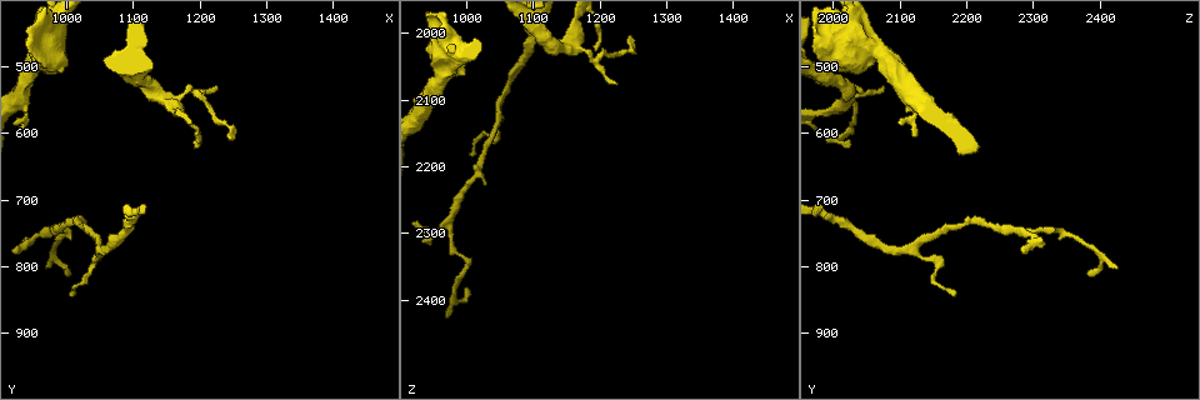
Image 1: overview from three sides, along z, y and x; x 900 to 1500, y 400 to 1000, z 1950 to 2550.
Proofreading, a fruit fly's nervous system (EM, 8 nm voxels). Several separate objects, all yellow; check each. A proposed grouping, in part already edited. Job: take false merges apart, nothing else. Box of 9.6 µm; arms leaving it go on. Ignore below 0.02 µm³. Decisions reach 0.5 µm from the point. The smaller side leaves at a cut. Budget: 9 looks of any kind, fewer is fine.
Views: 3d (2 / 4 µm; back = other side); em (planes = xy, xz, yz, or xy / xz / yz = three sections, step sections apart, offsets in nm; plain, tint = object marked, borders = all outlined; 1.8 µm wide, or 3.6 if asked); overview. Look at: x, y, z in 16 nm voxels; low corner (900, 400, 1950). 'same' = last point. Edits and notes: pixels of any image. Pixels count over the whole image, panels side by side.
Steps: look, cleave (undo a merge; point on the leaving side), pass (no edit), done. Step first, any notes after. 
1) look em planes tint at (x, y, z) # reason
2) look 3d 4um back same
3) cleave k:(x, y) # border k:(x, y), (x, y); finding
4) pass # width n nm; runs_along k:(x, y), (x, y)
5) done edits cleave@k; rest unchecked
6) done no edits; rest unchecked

look em 3.6um yz step 8 tint at (970, 470, 2050) # sudden change in width

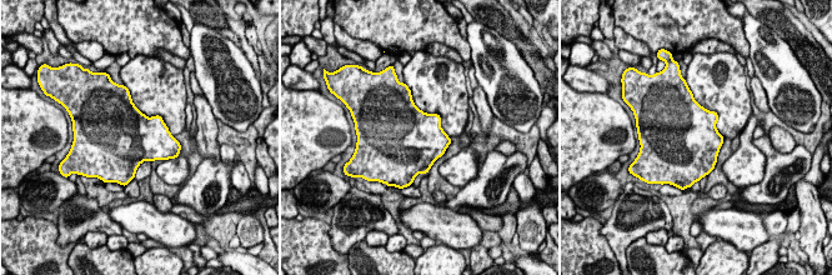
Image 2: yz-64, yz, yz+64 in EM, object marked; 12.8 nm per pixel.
pass # width 700 nm; all the same cell

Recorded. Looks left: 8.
look em xz step 16 tint at (1000, 750, 2340)

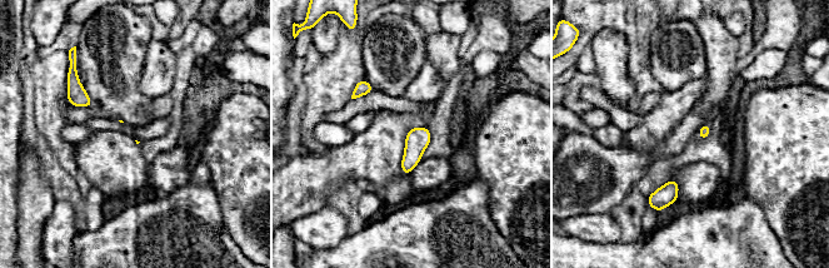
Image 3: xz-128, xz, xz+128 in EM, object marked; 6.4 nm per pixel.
look em planes tint same # cut it another way

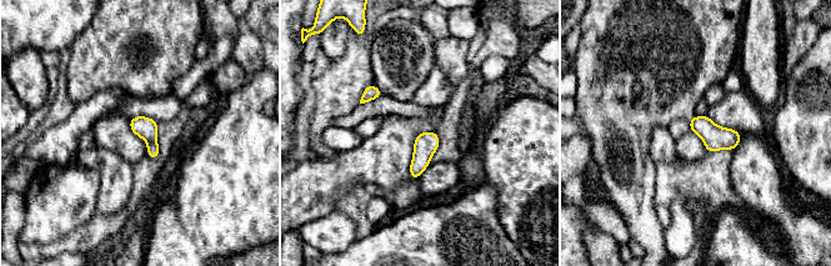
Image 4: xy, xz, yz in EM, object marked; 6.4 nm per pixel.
pass # continuous, no second cell

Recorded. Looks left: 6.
look 3d 4um back at (1150, 545, 2025) # thick turns thin

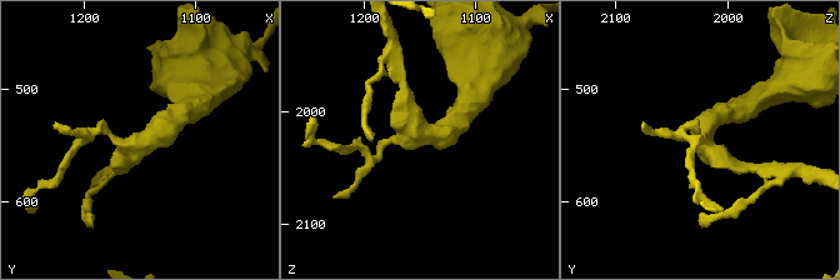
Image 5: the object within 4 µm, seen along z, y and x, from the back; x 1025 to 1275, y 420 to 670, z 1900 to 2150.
look em planes borders at (1150, 548, 2024) # arms 3; now the EM

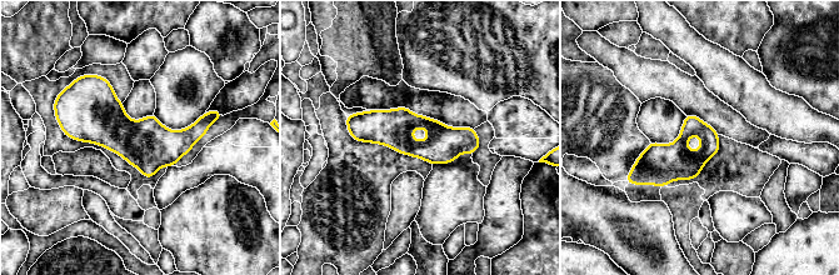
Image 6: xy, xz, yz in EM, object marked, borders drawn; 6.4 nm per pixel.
pass # runs_along 6:(211, 118), (186, 139), (66, 126); one cell here

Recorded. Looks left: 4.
look 3d 2um at (1050, 775, 2120) # arms part here

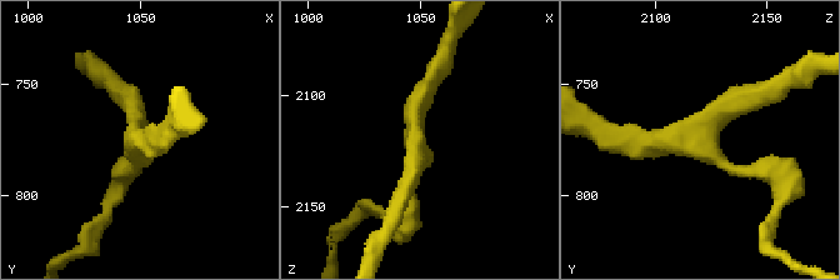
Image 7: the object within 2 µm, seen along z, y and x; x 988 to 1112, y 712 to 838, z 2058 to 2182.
look em planes tint at (1049, 774, 2120) # now the EM

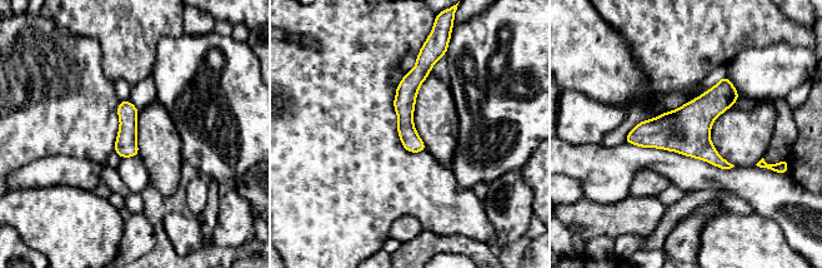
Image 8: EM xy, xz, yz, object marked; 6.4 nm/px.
pass # runs_along 8:(424, 58), (406, 90), (412, 149); one cell here

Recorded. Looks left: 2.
done no edits; rest unchecked

